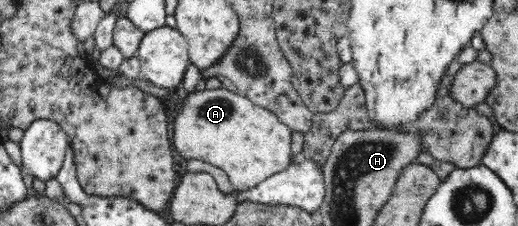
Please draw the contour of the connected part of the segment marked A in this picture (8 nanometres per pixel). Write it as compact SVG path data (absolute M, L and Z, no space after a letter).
M227 88L195 90L188 92L181 103L175 103L174 109L169 110L173 124L172 147L183 160L203 161L223 170L229 176L232 187L241 193L257 187L259 183L285 171L292 159L291 134L292 130L279 122L271 111L255 105L248 97L233 93Z

